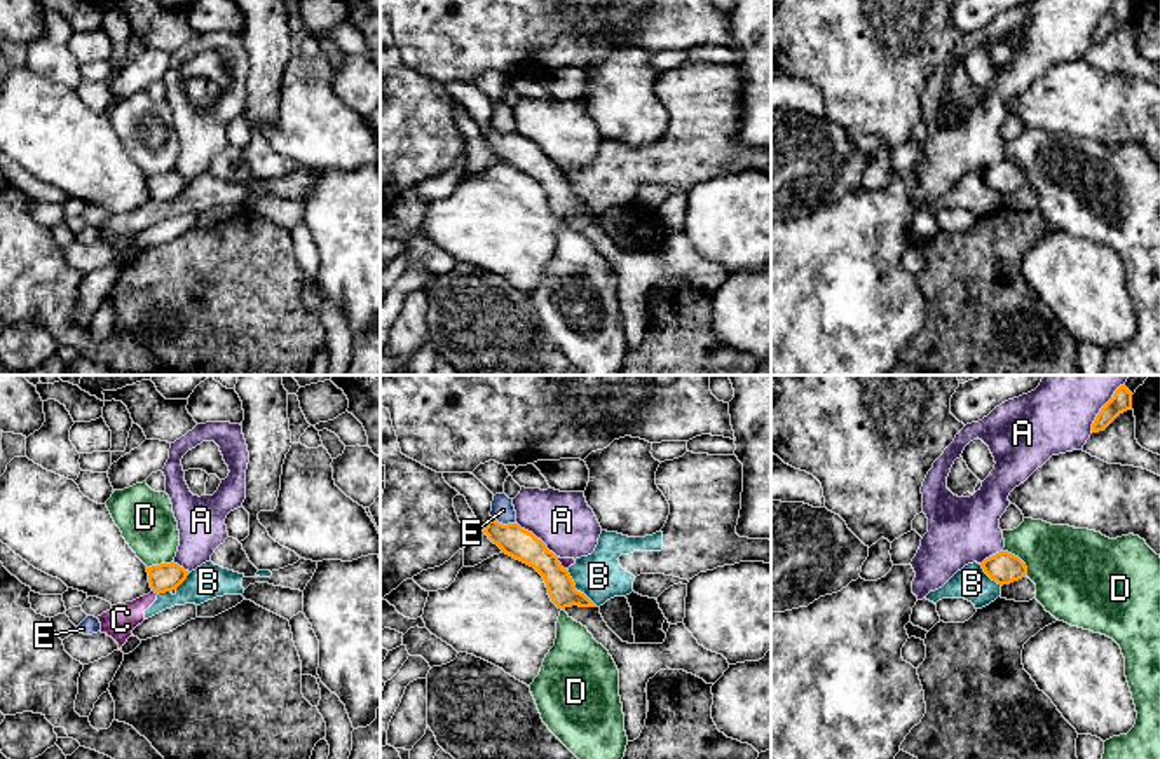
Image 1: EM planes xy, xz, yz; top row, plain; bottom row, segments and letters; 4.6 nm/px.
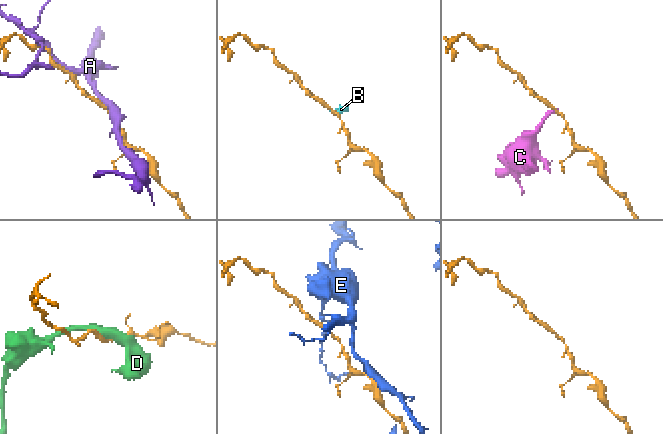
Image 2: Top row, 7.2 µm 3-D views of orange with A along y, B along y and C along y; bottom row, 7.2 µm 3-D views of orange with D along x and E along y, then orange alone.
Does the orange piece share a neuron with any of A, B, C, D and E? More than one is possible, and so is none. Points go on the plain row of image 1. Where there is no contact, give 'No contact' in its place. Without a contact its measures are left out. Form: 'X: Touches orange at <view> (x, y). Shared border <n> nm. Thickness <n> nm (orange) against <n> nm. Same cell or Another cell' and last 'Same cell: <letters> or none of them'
A: Touches orange at xz (536, 147). Shared border 260 nm. Thickness 140 nm (orange) against 280 nm. Another cell
B: Touches orange at xz (576, 199). Shared border 220 nm. Thickness 130 nm (orange) against 220 nm. Another cell
C: Touches orange at xy (156, 201). Shared border 40 nm. Thickness 130 nm (orange) against 150 nm. Another cell
D: Touches orange at yz (1019, 168). Shared border 160 nm. Thickness 150 nm (orange) against 360 nm. Another cell
E: Touches orange at xz (501, 133). Shared border 130 nm. Thickness 140 nm (orange) against 110 nm. Another cell
Same cell: none of them

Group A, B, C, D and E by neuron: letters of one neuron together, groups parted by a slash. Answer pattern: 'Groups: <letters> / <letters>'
Groups: A / B C / D / E

